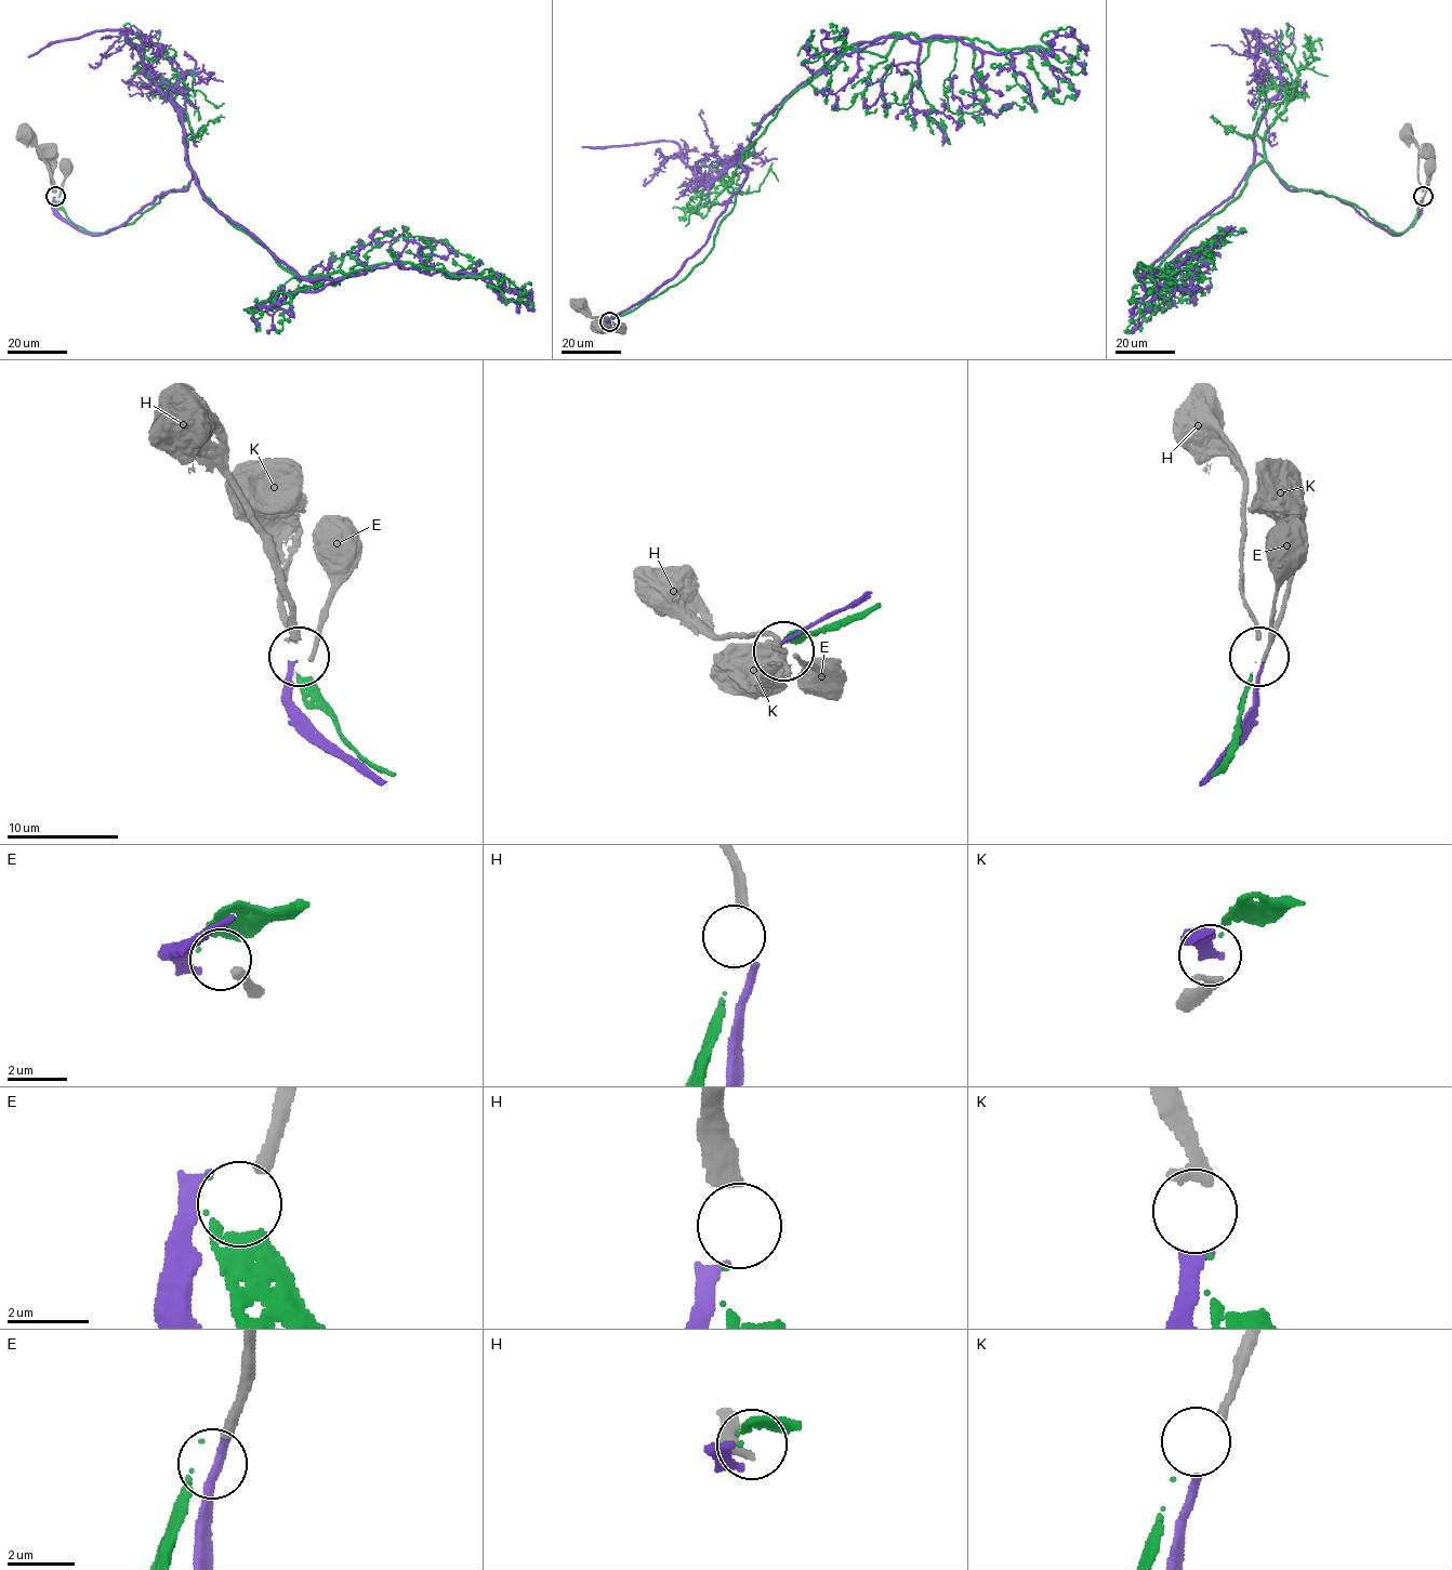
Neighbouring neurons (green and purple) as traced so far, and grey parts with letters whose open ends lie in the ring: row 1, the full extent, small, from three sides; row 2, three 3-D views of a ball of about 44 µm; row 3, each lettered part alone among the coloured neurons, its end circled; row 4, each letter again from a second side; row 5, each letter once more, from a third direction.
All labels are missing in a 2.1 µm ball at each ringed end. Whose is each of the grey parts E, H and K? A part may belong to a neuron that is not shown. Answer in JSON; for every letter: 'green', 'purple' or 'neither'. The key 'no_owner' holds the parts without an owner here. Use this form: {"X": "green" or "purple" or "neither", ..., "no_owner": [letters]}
{"E": "neither", "H": "green", "K": "purple", "no_owner": ["E"]}

